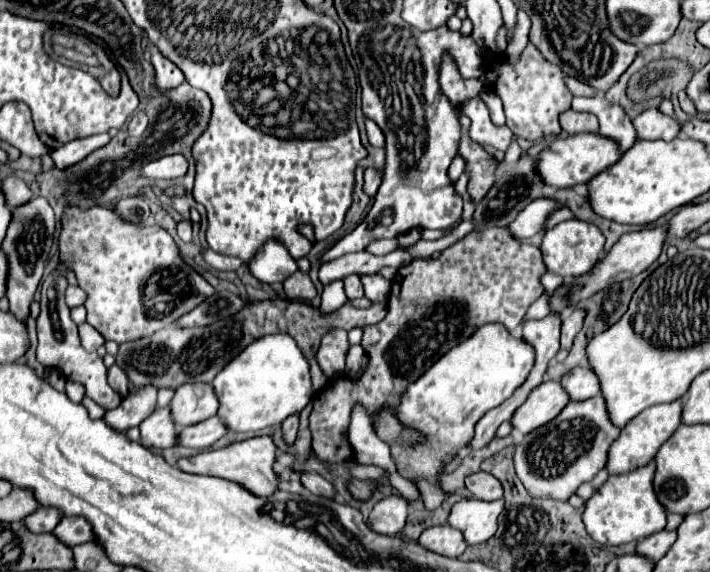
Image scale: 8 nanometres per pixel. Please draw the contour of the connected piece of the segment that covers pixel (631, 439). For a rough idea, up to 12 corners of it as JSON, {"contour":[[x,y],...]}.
{"contour":[[683,400],[635,416],[609,448],[609,474],[651,462],[681,426]]}

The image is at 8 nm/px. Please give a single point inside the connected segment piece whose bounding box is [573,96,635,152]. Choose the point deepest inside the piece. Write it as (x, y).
(613, 122)

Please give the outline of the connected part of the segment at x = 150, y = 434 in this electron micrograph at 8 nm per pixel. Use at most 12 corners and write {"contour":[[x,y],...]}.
{"contour":[[171,408],[155,410],[141,426],[141,444],[163,450],[177,444]]}

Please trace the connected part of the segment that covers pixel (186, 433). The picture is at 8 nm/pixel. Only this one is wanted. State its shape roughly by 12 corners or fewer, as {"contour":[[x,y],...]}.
{"contour":[[219,416],[183,428],[179,444],[207,448],[227,432]]}

